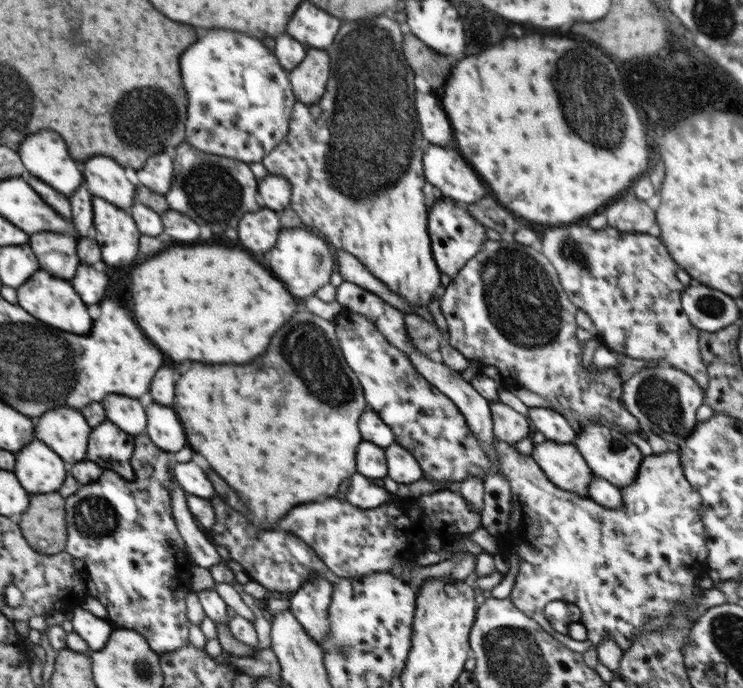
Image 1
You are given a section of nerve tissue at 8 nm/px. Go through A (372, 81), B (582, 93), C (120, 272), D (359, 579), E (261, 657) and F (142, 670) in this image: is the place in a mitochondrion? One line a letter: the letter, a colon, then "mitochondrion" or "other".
A: mitochondrion
B: mitochondrion
C: other
D: other
E: other
F: mitochondrion

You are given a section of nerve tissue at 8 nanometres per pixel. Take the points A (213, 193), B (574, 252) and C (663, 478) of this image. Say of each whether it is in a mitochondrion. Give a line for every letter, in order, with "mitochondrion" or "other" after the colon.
A: mitochondrion
B: mitochondrion
C: other

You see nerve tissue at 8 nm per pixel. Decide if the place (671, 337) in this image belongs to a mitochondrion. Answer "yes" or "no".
no

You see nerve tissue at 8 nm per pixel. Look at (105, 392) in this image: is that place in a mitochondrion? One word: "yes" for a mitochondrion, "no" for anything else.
no

